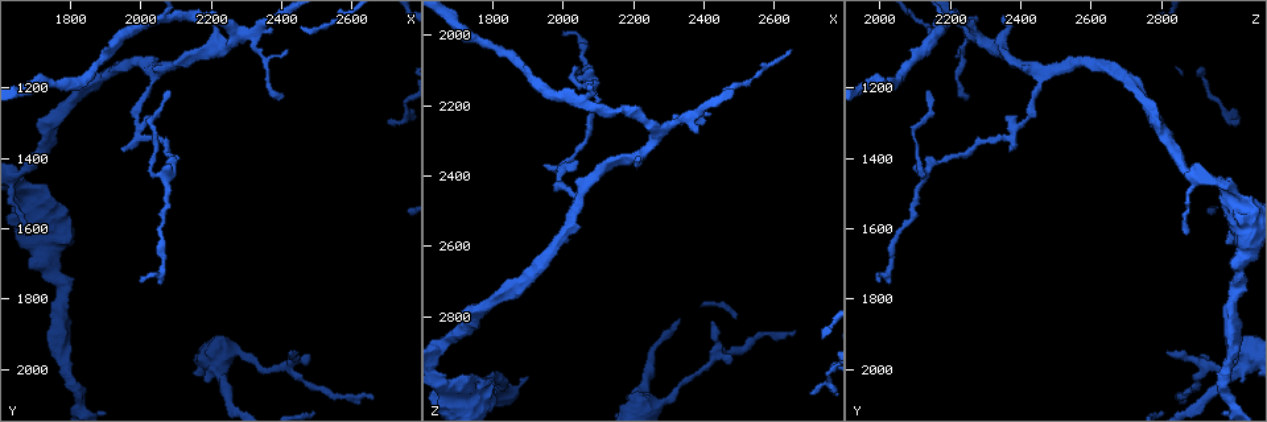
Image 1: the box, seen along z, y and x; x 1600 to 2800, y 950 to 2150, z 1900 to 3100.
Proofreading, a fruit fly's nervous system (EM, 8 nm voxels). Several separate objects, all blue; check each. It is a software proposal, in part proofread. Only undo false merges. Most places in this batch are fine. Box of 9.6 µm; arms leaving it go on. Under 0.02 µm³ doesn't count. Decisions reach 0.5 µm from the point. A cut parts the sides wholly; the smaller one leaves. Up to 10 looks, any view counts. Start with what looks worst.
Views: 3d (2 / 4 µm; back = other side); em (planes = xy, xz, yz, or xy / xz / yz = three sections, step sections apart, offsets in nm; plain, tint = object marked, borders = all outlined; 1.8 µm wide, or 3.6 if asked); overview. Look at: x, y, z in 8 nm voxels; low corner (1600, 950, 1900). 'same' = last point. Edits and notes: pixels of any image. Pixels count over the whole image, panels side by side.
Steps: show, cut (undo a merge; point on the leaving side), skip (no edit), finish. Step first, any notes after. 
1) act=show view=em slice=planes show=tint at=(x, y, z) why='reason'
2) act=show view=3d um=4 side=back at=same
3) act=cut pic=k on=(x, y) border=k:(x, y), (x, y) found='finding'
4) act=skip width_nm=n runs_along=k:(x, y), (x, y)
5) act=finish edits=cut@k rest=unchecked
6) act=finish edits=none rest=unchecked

act=show view=3d um=2 at=(2080, 1440, 2120) why='sudden change in width'

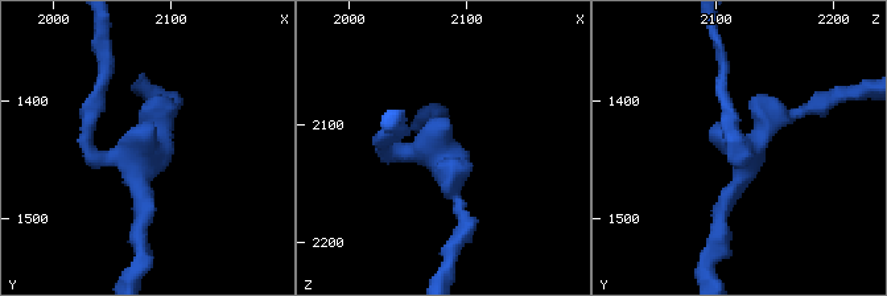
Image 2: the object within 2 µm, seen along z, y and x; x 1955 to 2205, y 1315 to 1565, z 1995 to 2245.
act=show view=em slice=planes show=tint at=(2070, 1446, 2124) why='need the tissue'

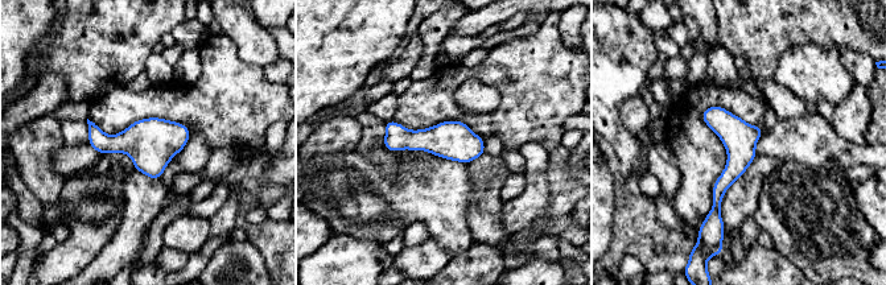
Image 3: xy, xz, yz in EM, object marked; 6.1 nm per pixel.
act=skip width_nm=200 found='continuous, no second cell'

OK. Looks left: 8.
act=show view=em um=3.6 slice=yz step=16 show=tint at=(1690, 1520, 3000) why='sharp bend'

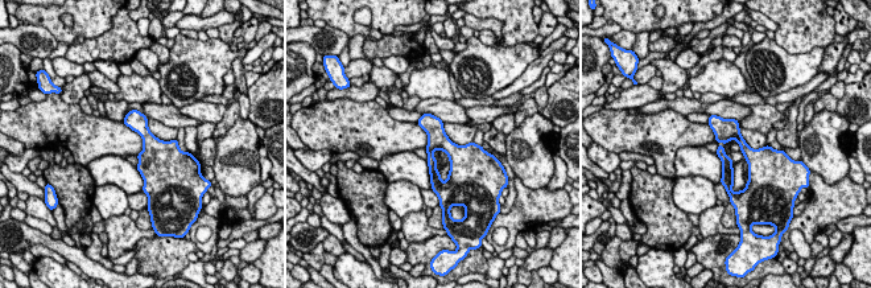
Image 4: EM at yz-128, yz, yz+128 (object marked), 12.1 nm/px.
act=show view=em um=3.6 slice=planes show=tint at=same why='another direction'

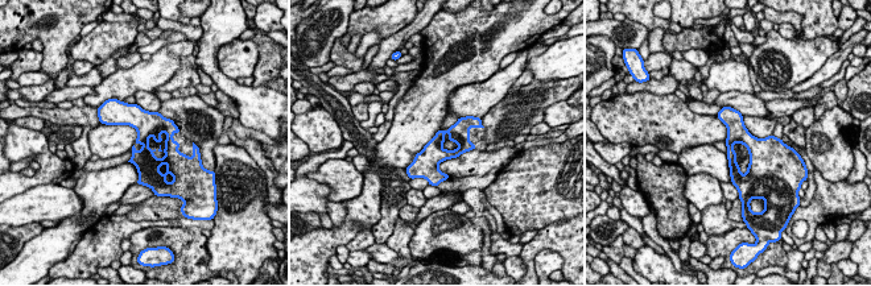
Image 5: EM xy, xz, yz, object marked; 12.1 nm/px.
act=skip runs_along=5:(122, 107), (143, 128), (143, 177) found='continuous, no second cell'

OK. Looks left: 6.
act=show view=em um=3.6 slice=yz step=4 show=tint at=(1980, 1300, 2410)

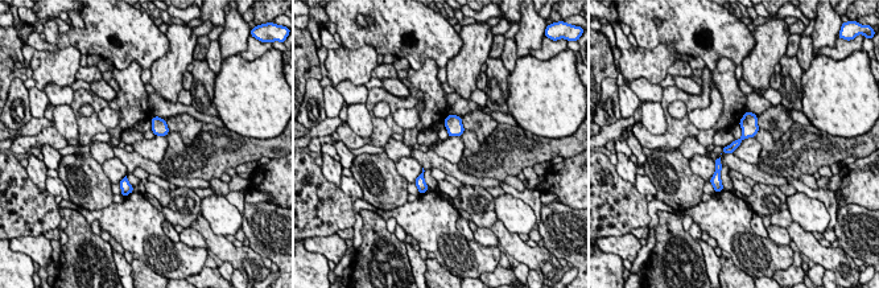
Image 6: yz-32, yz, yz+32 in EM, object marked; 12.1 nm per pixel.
act=show view=em um=3.6 slice=planes show=tint at=same

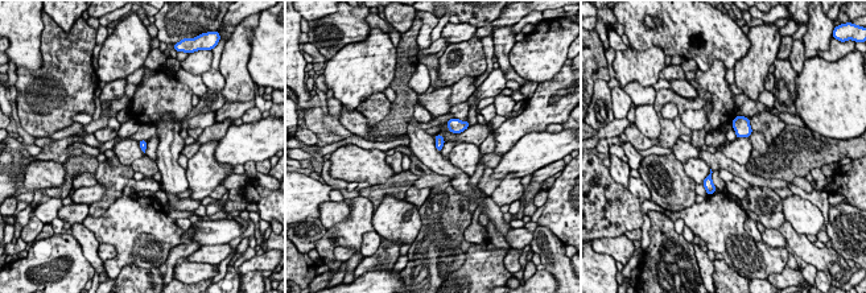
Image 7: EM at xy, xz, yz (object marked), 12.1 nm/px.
act=skip found='one cell here'

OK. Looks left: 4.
act=show view=3d um=4 at=(2410, 1990, 2940) why='arms part here'

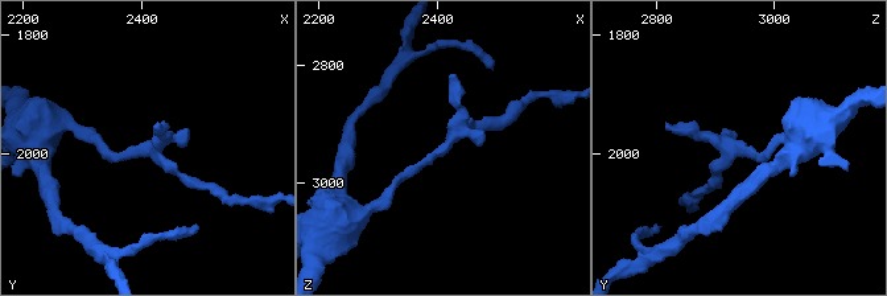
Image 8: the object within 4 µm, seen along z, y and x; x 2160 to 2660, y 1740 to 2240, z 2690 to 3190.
act=show view=em um=3.6 slice=xy step=8 show=tint at=(2410, 1985, 2945)

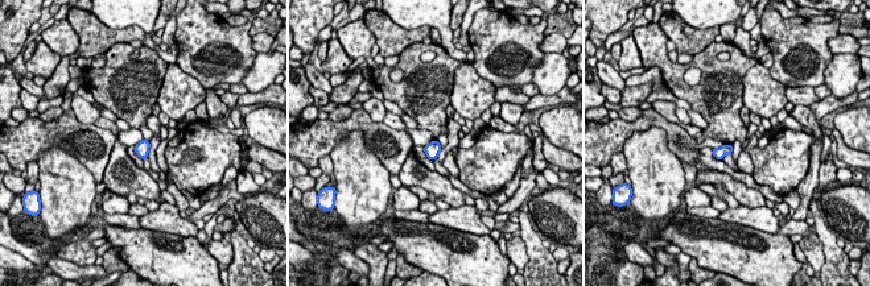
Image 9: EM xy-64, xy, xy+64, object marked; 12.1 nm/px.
act=show view=em um=3.6 slice=planes show=tint at=same

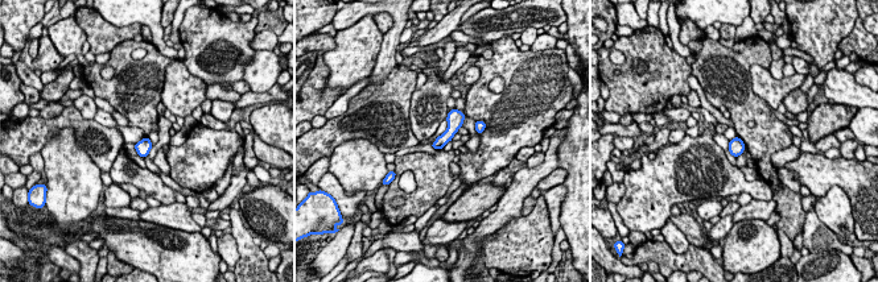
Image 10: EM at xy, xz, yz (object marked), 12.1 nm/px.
act=skip found='all the same cell'

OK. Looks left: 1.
act=finish edits=none rest=unchecked

